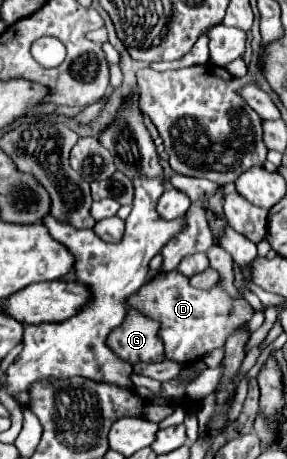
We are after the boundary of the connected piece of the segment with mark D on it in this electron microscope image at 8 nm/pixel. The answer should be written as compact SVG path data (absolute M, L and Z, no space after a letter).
M170 271L164 275L158 275L150 279L138 293L134 293L128 299L130 307L140 309L142 313L148 313L148 317L160 321L160 337L164 341L166 349L166 359L174 359L178 363L188 365L194 359L204 357L206 353L220 349L230 335L230 331L242 323L246 323L252 315L254 309L250 307L248 301L242 297L230 299L220 285L214 285L208 291L194 289L188 281L178 271Z

